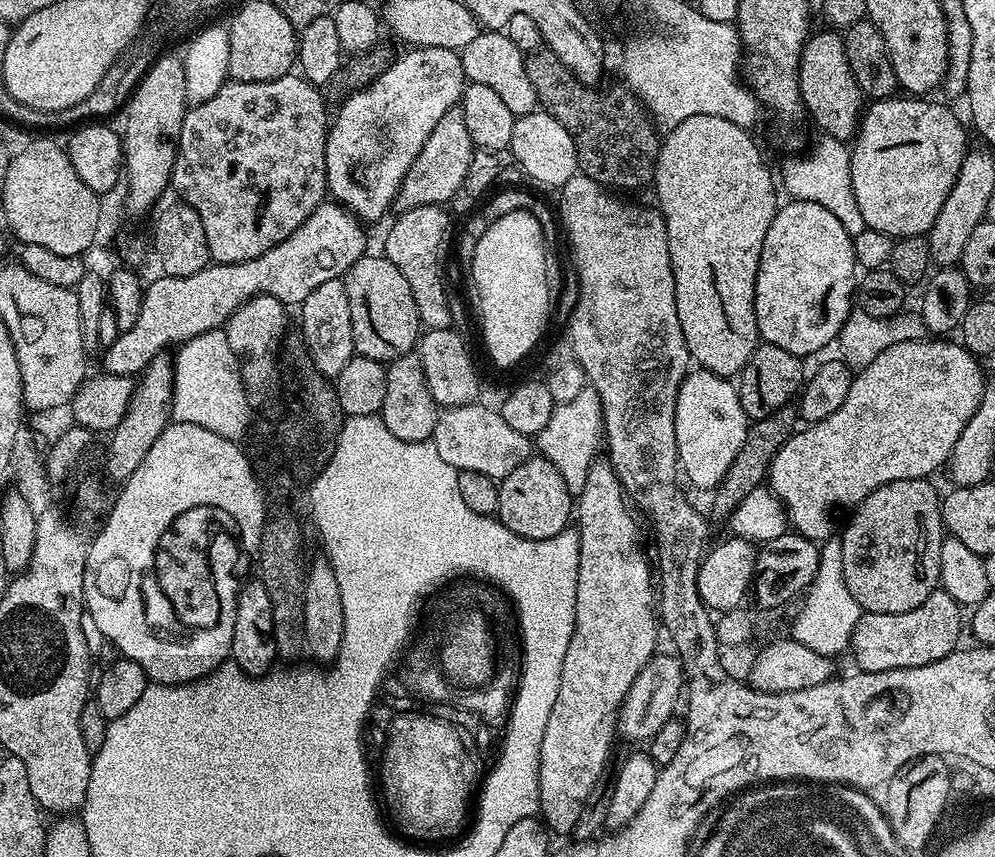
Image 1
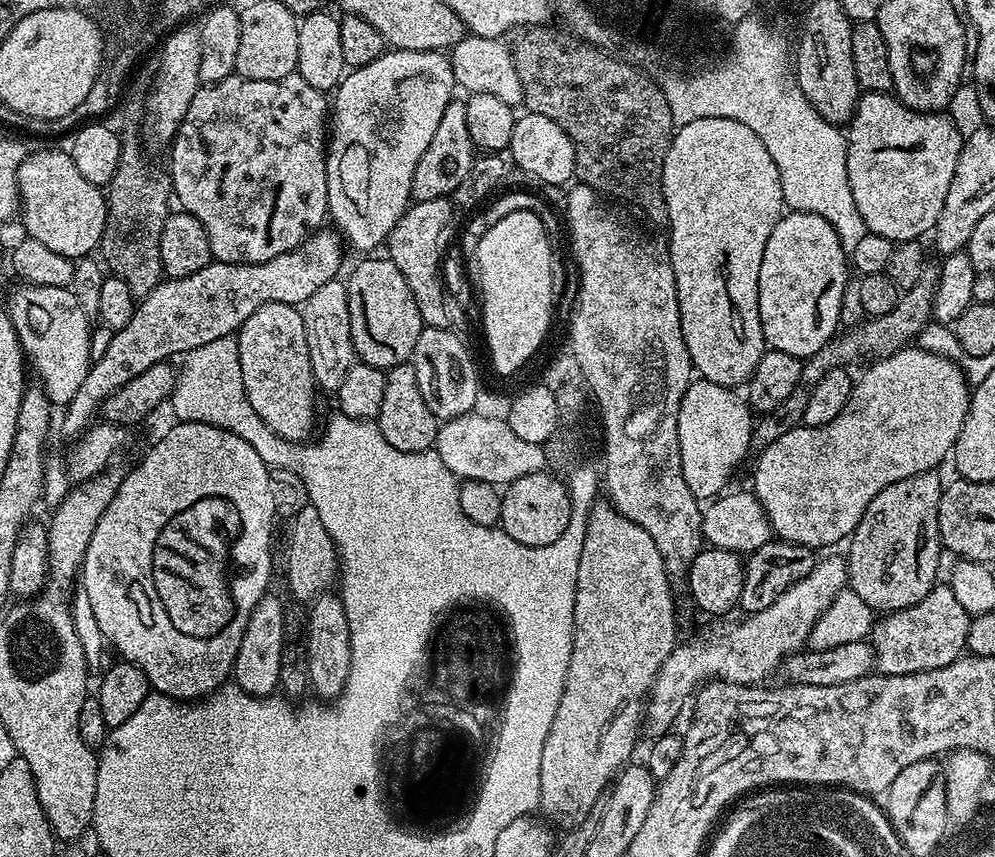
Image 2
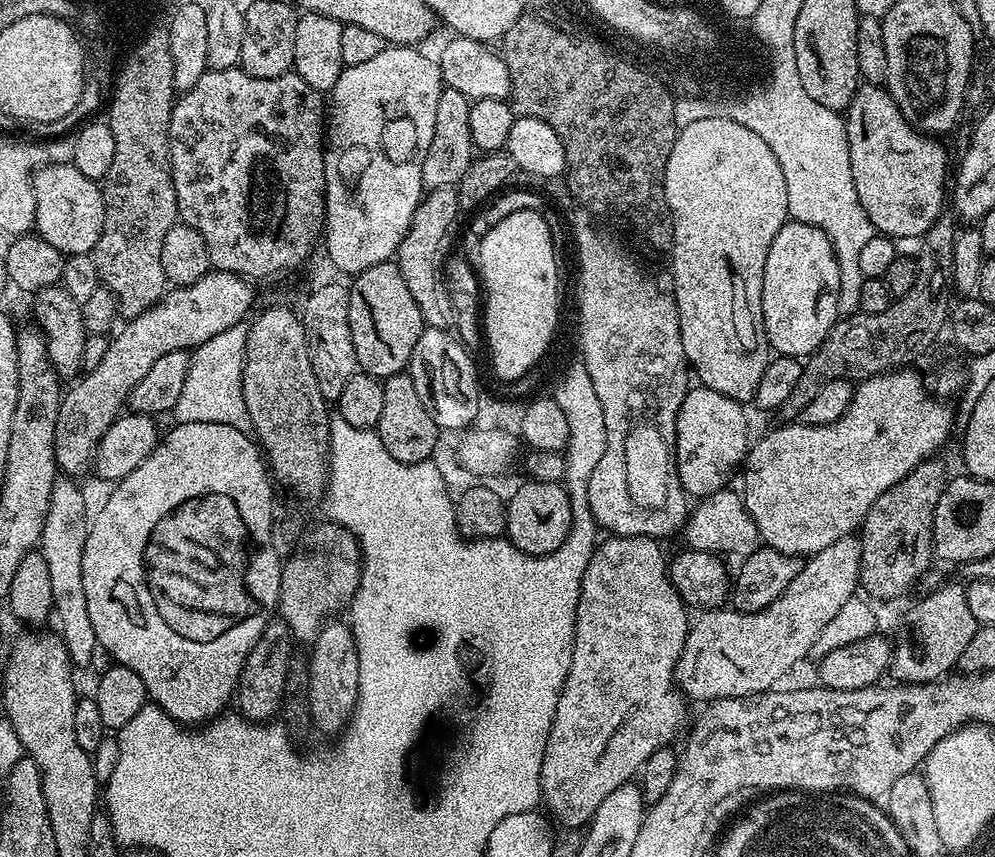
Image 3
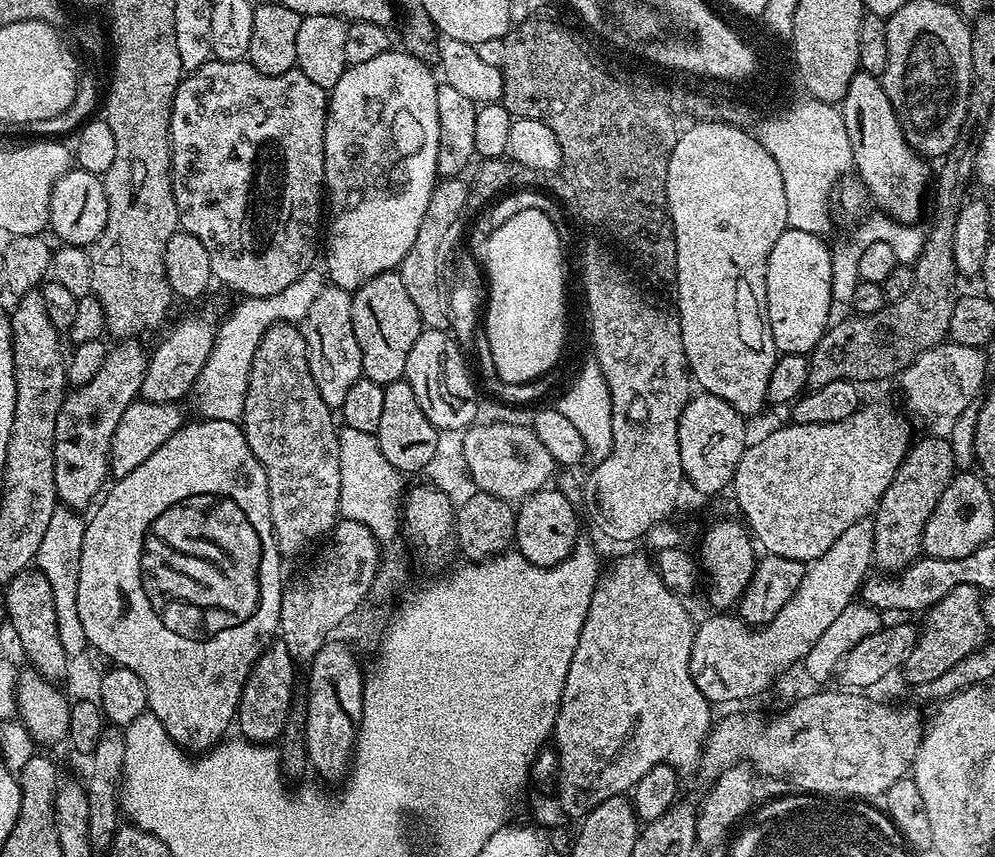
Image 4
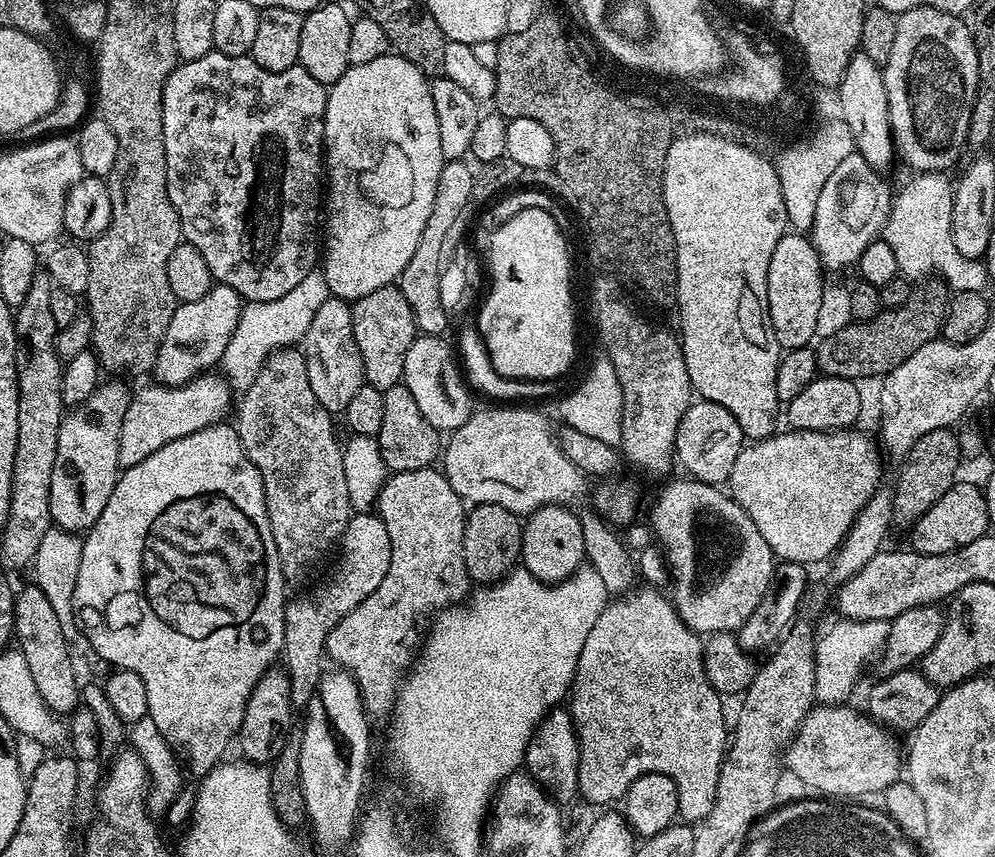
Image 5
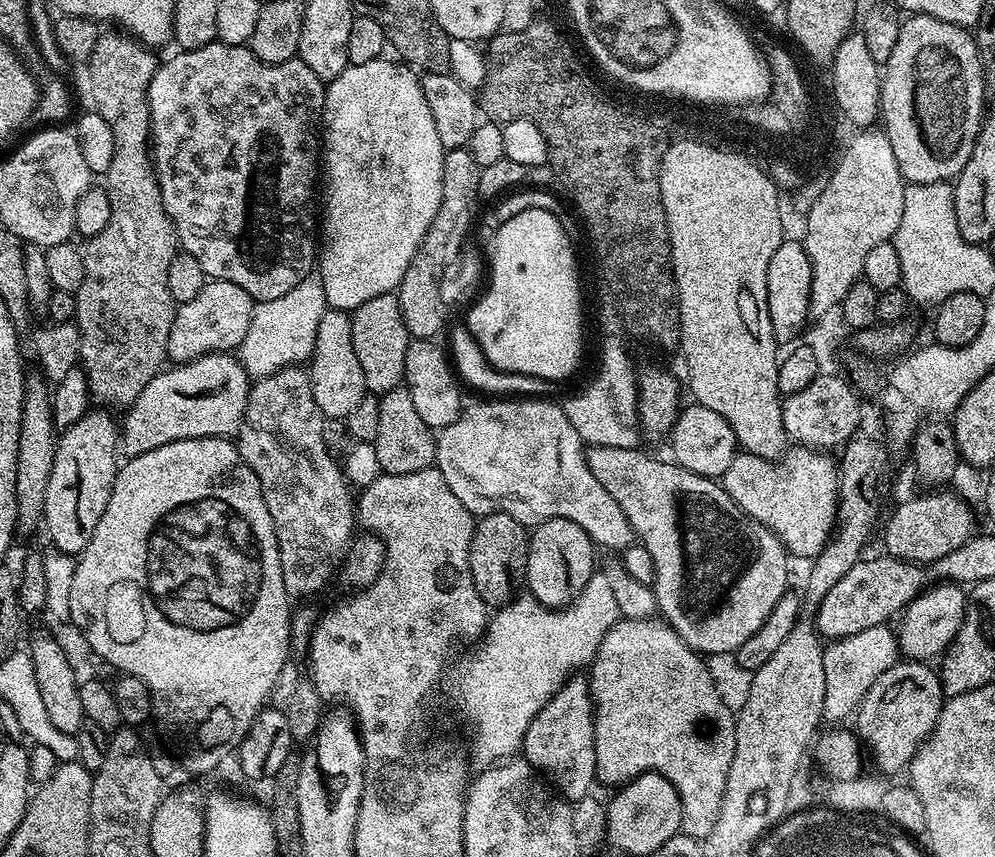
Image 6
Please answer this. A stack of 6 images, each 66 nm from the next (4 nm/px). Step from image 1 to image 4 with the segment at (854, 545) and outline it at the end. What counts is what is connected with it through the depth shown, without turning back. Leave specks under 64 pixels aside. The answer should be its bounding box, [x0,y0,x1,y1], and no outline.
[874,435,956,574]

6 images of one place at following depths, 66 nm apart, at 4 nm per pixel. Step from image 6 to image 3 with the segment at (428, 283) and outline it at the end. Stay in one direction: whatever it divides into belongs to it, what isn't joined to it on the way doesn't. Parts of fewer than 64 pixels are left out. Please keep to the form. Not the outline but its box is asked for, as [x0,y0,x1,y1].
[394,187,462,330]

